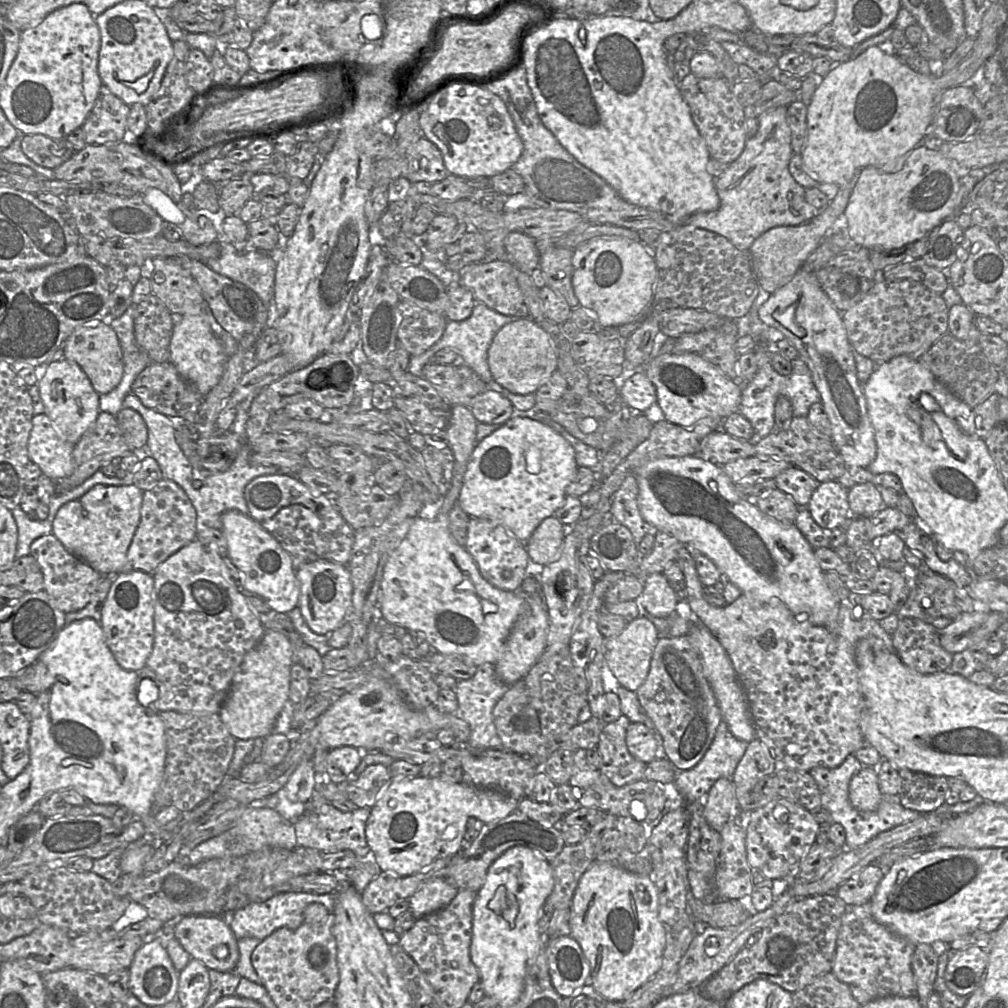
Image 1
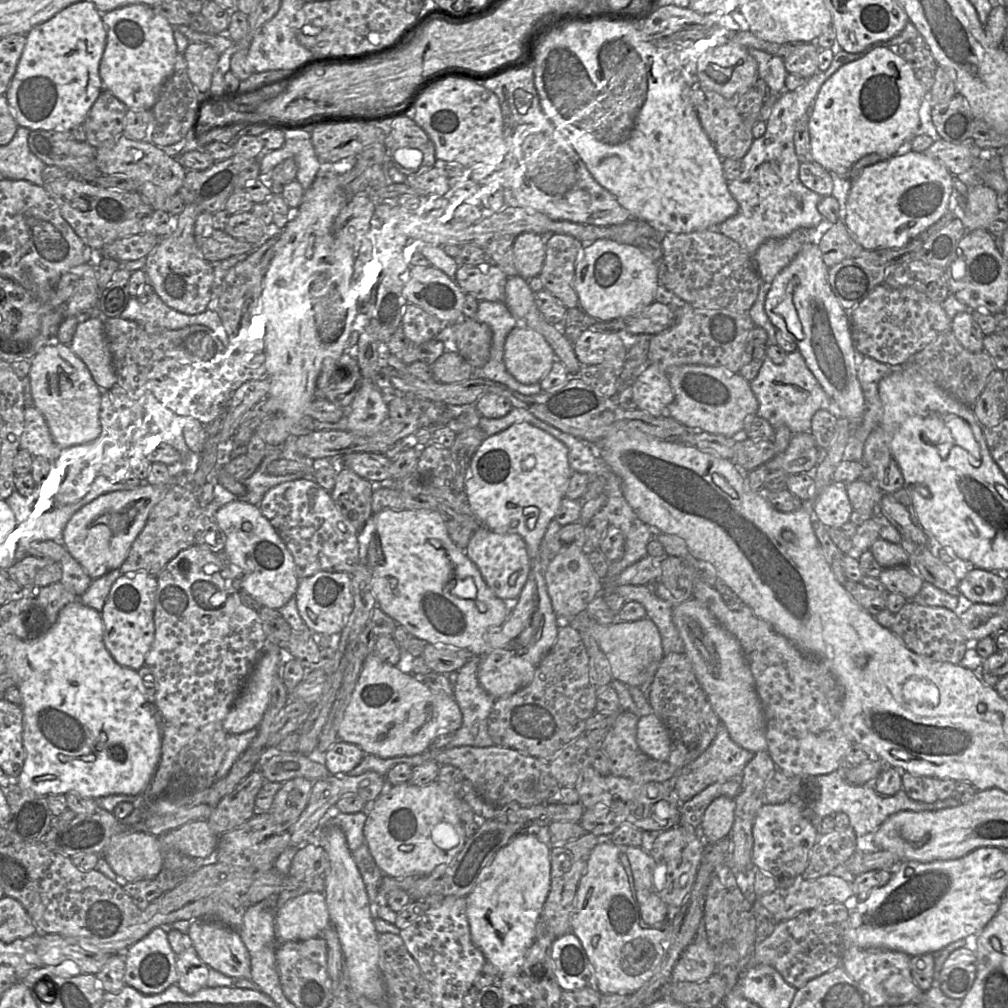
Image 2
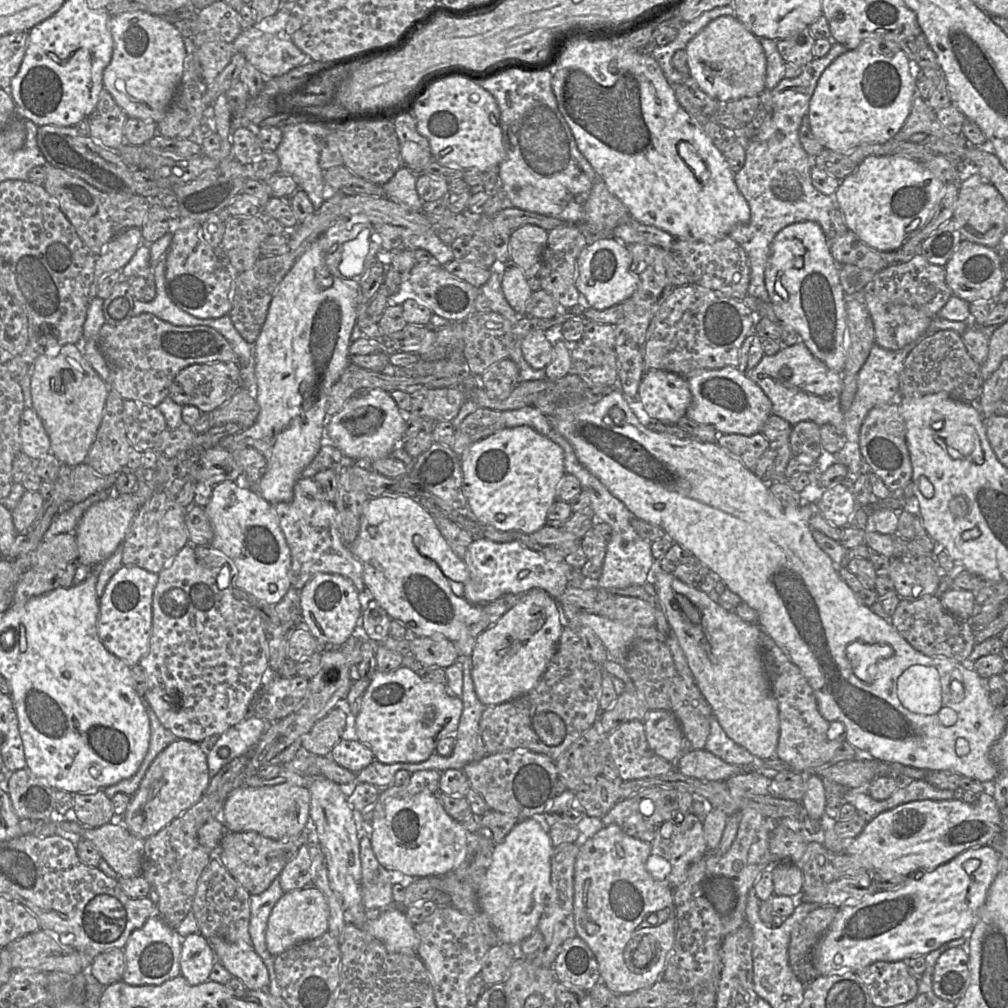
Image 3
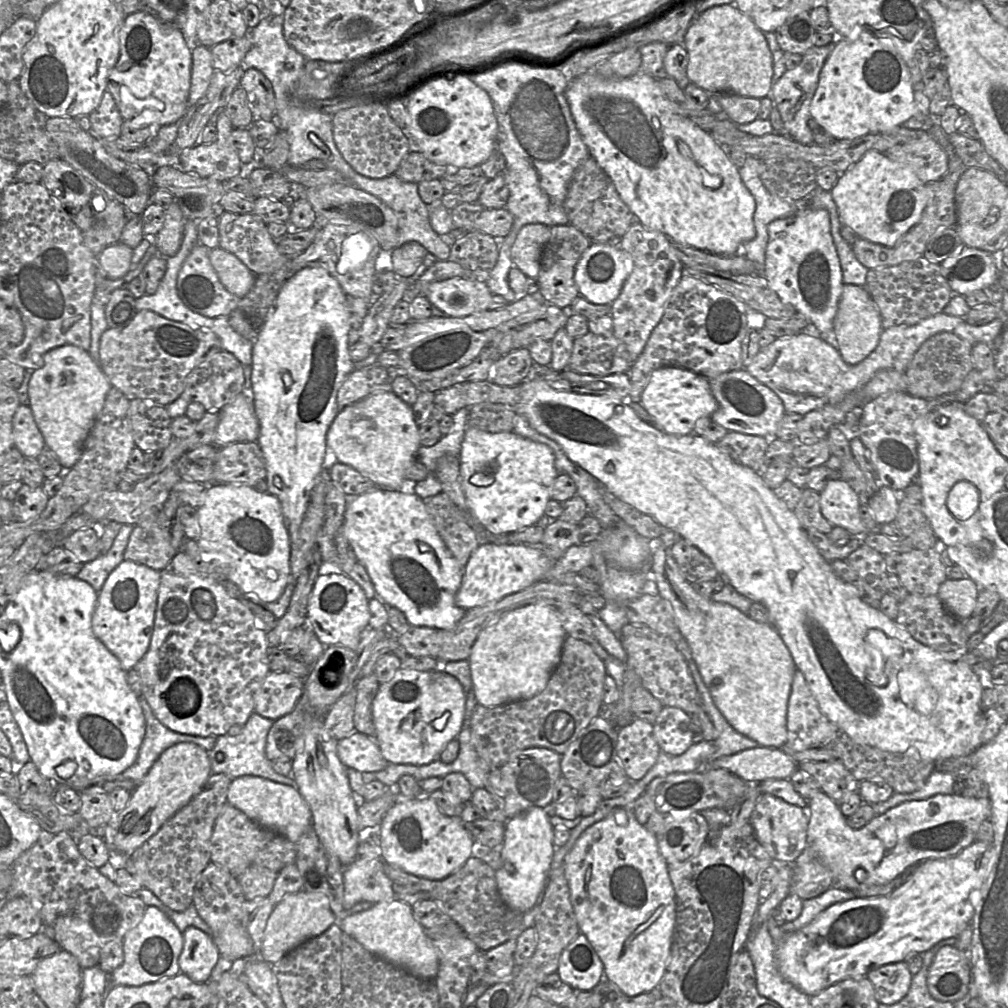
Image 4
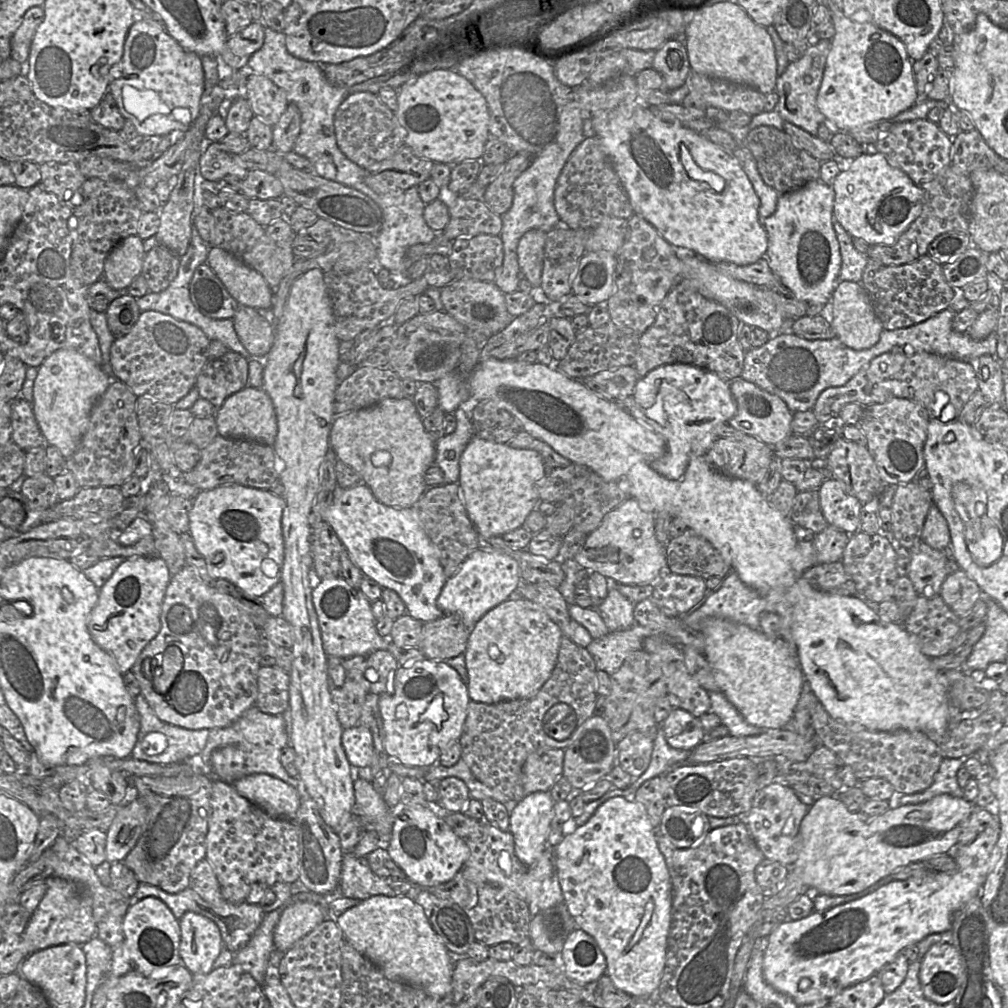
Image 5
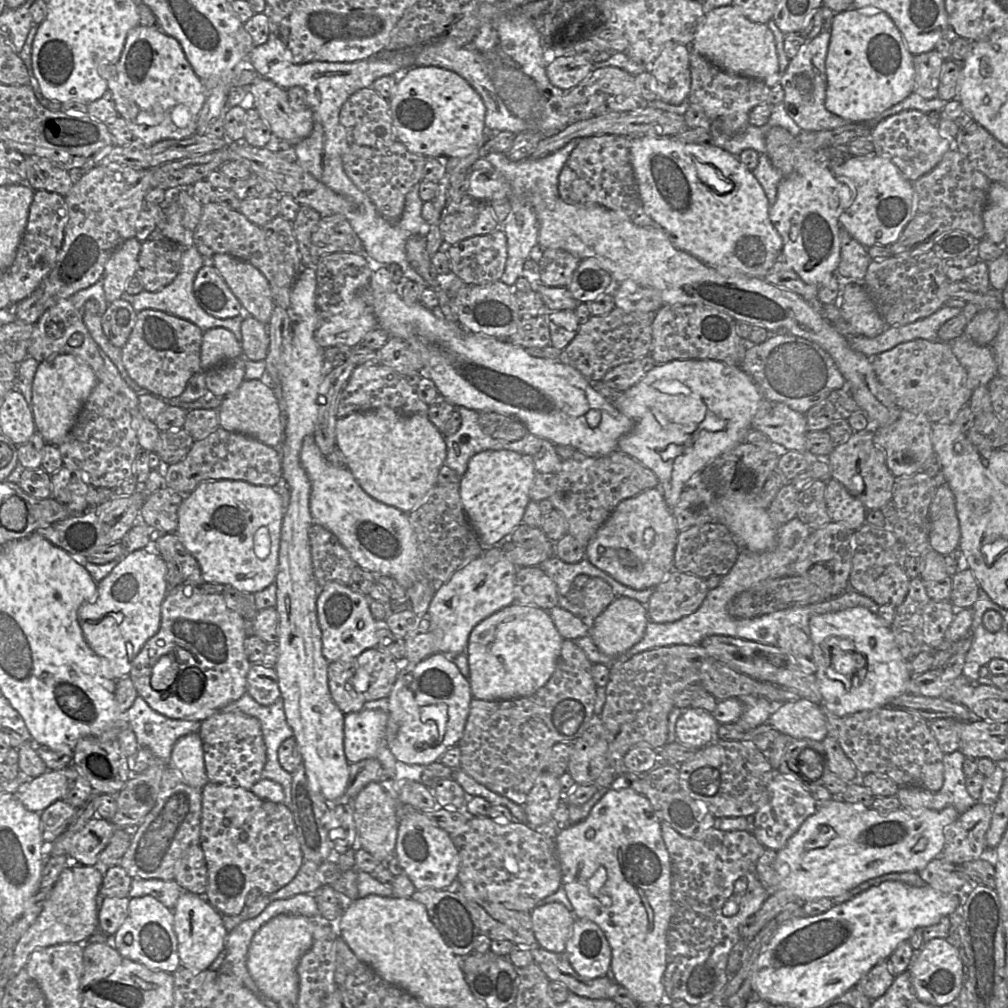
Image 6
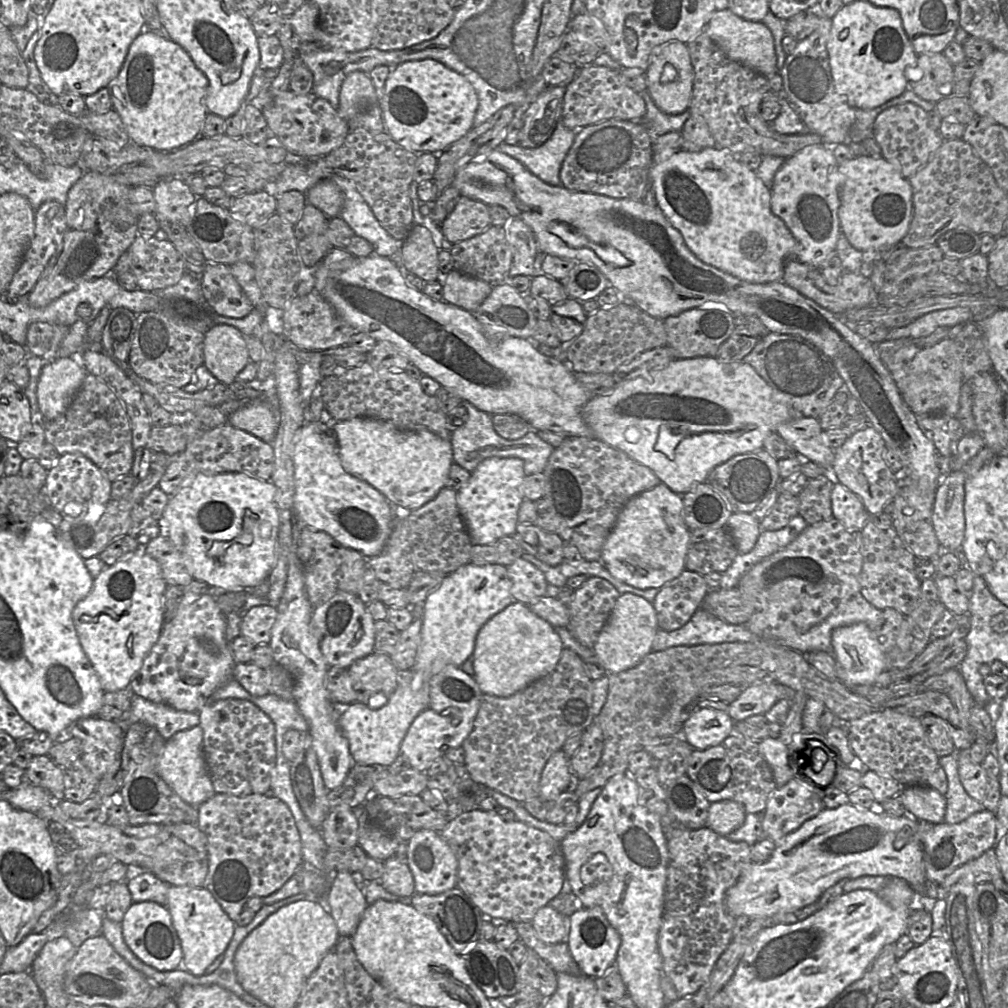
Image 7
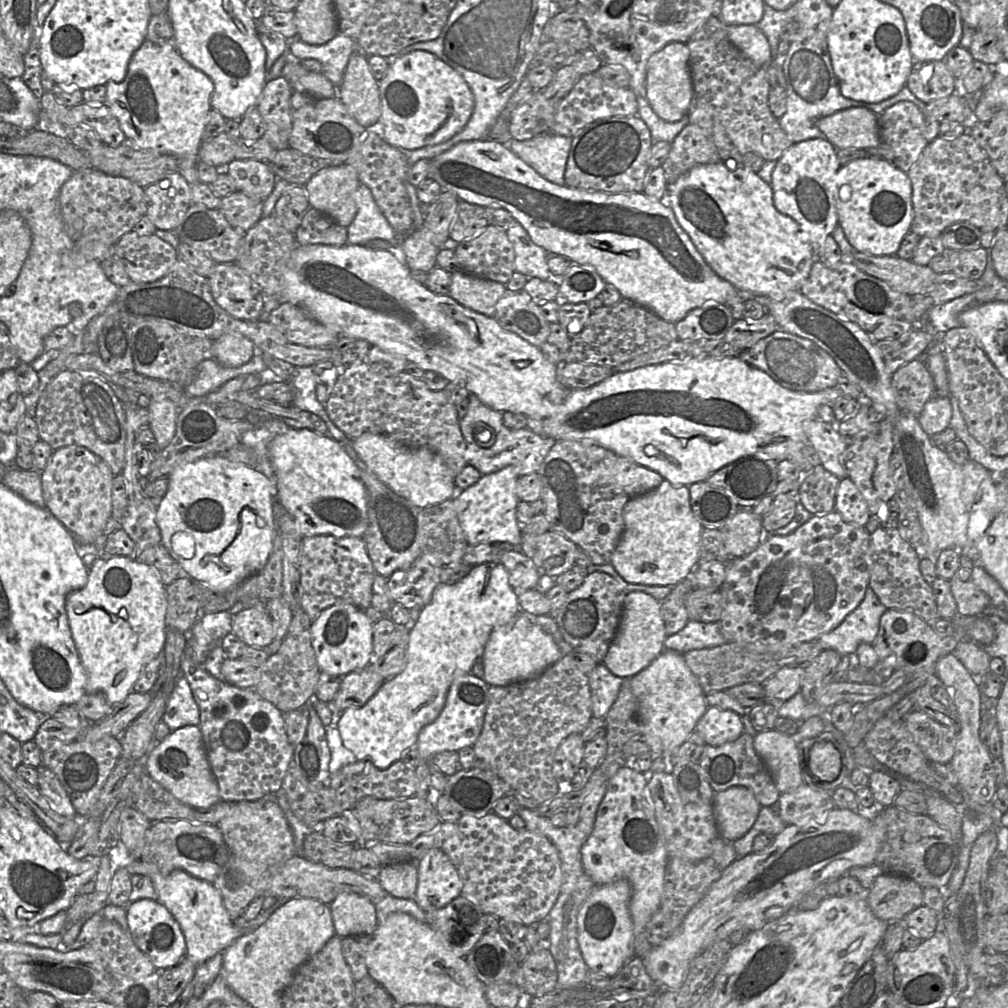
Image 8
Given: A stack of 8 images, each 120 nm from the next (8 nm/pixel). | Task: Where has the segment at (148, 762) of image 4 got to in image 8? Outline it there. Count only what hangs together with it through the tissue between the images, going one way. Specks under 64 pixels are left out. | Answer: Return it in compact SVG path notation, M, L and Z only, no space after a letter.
M183 674L175 681L161 720L171 732L187 725L199 725L199 707Z

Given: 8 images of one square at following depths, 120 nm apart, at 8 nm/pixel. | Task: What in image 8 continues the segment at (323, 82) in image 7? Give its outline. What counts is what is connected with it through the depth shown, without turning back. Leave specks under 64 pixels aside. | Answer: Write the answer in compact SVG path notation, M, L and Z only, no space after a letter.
M338 33L328 42L312 45L294 39L289 45L290 53L298 59L315 59L321 64L321 73L338 89L352 53L356 50L356 41Z

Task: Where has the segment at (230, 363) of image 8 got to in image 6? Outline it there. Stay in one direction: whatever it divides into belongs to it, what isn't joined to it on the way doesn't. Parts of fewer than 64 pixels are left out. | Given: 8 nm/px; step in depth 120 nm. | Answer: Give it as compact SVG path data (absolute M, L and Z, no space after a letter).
M216 327L203 332L200 353L202 371L241 356L243 356L241 344L230 330Z

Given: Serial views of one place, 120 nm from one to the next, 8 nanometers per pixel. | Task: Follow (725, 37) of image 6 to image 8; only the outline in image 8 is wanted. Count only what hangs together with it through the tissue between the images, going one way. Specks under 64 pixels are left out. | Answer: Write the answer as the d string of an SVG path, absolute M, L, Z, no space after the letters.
M727 25L731 42L754 64L768 66L772 61L769 41L758 25Z

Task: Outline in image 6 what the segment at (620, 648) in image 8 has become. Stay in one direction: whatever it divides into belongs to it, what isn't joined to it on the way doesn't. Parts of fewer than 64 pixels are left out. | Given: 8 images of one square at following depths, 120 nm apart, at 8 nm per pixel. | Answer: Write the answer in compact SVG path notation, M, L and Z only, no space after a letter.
M617 596L592 622L589 636L602 653L618 658L643 638L648 622L645 605Z

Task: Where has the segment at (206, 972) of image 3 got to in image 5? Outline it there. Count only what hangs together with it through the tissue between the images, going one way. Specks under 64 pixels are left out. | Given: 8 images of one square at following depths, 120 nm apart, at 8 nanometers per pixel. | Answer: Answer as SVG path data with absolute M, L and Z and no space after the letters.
M191 911L179 919L179 924L181 963L192 974L211 972L223 948L219 927L211 919Z

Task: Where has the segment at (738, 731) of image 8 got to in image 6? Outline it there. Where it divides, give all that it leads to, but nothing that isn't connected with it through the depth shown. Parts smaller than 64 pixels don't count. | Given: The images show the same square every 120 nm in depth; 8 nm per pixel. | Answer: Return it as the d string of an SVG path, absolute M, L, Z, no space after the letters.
M692 708L685 710L677 720L675 733L679 743L686 747L703 748L716 740L720 724L712 714Z

